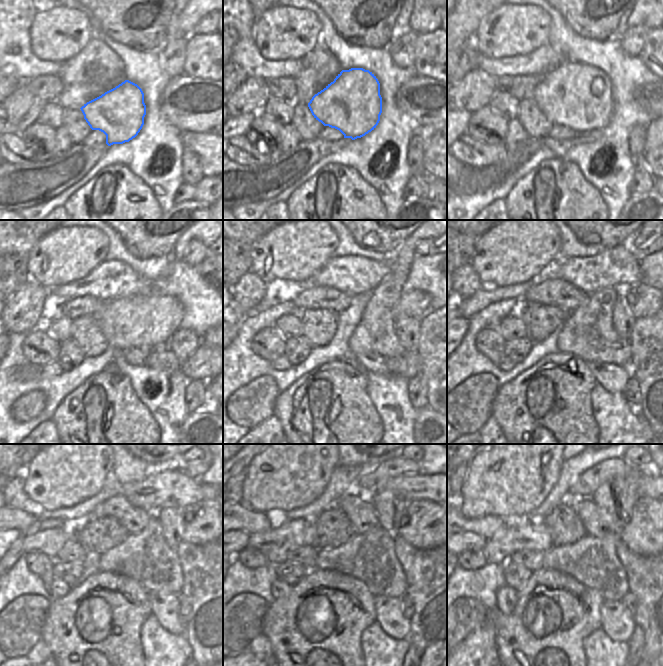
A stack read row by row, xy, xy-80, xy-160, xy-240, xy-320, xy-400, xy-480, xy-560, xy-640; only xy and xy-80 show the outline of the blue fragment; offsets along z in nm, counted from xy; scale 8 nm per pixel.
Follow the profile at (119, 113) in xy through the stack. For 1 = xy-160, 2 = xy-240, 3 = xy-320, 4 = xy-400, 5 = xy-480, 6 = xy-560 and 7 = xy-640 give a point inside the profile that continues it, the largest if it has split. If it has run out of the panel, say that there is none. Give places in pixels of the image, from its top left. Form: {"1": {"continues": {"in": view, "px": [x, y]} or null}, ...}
{"1": {"continues": {"in": "xy-160", "px": [579, 96]}}, "2": {"continues": {"in": "xy-240", "px": [146, 322]}}, "3": {"continues": {"in": "xy-320", "px": [415, 304]}}, "4": {"continues": {"in": "xy-400", "px": [642, 299]}}, "5": {"continues": {"in": "xy-480", "px": [201, 523]}}, "6": {"continues": {"in": "xy-560", "px": [426, 525]}}, "7": {"continues": {"in": "xy-640", "px": [650, 531]}}}

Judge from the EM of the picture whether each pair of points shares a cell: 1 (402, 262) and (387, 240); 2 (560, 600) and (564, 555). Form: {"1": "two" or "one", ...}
{"1": "two", "2": "two"}

